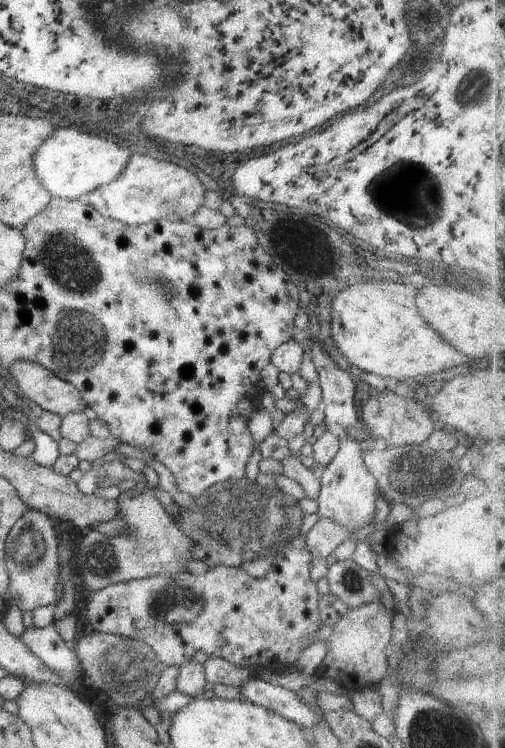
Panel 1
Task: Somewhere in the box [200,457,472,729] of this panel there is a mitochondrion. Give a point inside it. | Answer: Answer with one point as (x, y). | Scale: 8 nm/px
(353, 583)

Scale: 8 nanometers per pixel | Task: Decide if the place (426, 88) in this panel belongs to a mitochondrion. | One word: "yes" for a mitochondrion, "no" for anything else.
no

